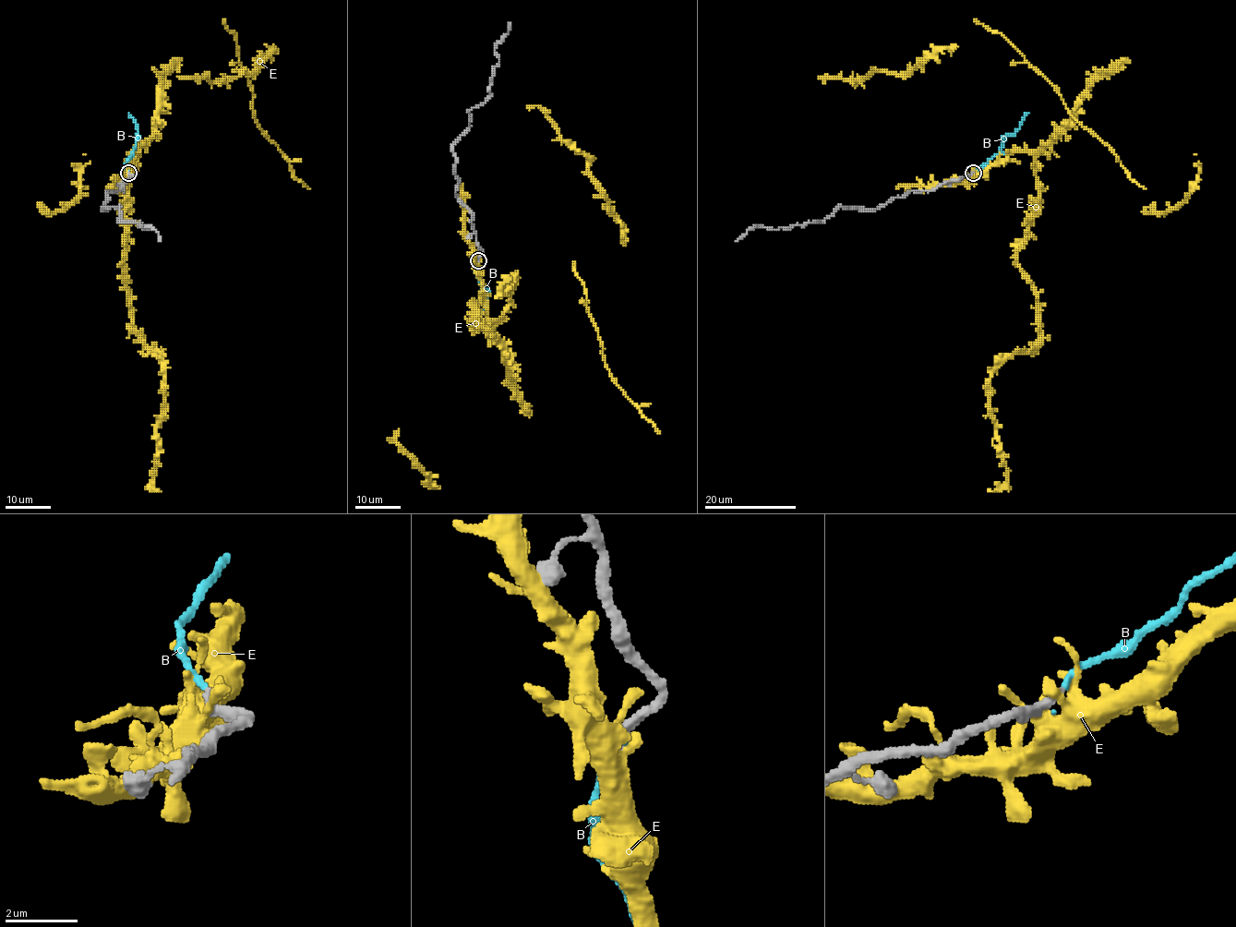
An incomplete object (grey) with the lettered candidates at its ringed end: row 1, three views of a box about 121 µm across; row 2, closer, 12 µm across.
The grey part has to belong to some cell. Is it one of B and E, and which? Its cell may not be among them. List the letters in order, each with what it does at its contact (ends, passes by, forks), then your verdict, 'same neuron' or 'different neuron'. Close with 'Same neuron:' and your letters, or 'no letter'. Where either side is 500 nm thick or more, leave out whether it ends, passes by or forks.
B: it ends there; different neuron
E: it forks there; different neuron
Same neuron: no letter

